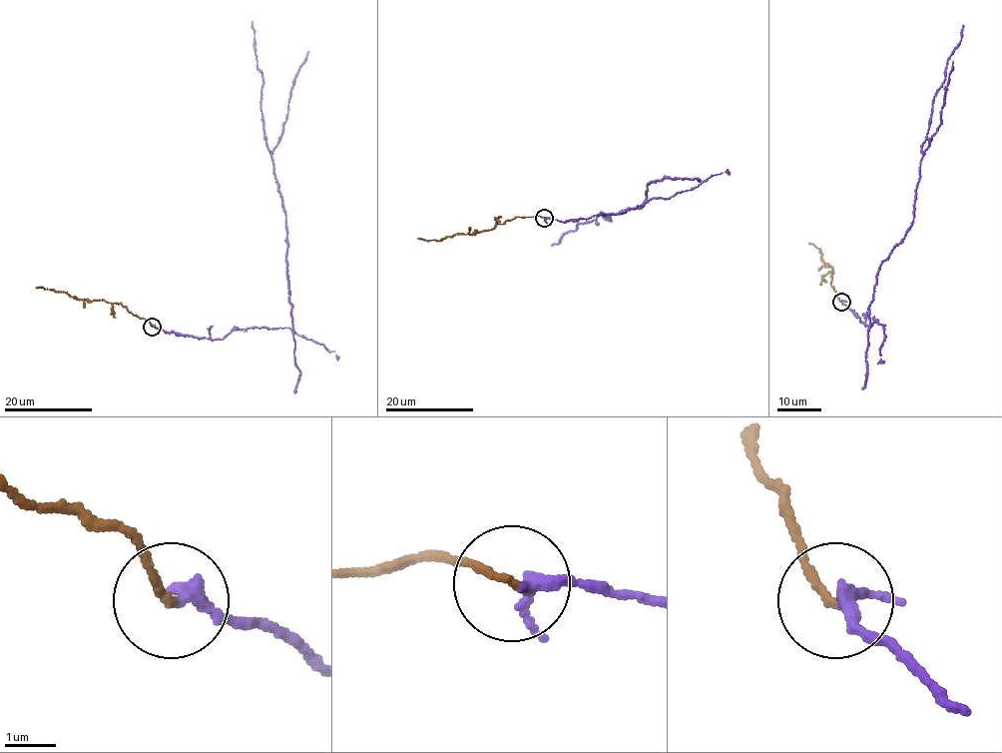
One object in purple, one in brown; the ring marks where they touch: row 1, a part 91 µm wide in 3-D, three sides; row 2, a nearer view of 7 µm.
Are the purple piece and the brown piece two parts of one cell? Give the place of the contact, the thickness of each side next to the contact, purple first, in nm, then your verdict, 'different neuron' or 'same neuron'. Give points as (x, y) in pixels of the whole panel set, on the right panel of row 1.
at (841, 302); 200 nm thick on the purple side, 160 nm on the other; same neuron

